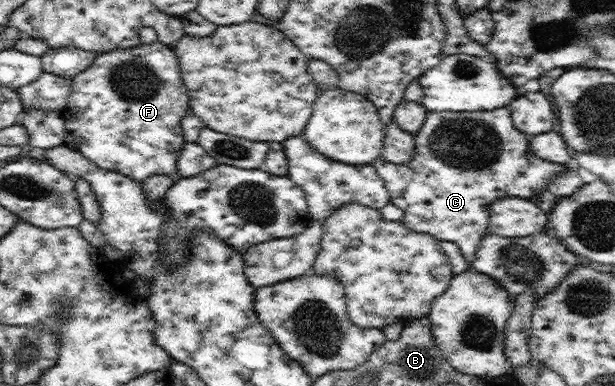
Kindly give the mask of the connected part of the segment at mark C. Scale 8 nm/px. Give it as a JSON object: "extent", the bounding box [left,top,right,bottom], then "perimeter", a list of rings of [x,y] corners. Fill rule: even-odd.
{"extent":[372,107,570,268],"perimeter":[[[506,107],[476,112],[427,111],[427,117],[424,121],[424,124],[415,134],[415,147],[413,152],[414,158],[412,158],[408,164],[395,164],[389,161],[384,162],[384,160],[379,158],[372,163],[372,166],[374,166],[377,174],[382,177],[388,192],[391,194],[392,204],[404,211],[404,216],[401,220],[404,223],[404,226],[407,226],[410,230],[415,230],[416,232],[431,234],[439,241],[449,240],[450,242],[454,242],[454,244],[459,246],[460,252],[463,252],[464,256],[468,259],[469,268],[472,268],[472,261],[474,260],[475,252],[479,249],[479,244],[482,242],[483,236],[487,235],[489,232],[491,204],[494,201],[498,201],[499,198],[506,197],[520,197],[530,199],[535,194],[540,194],[540,192],[543,190],[547,190],[548,183],[556,175],[563,175],[566,170],[570,170],[567,164],[562,165],[537,158],[535,152],[530,150],[528,137],[529,136],[525,132],[518,130],[513,125],[511,112]]]}

